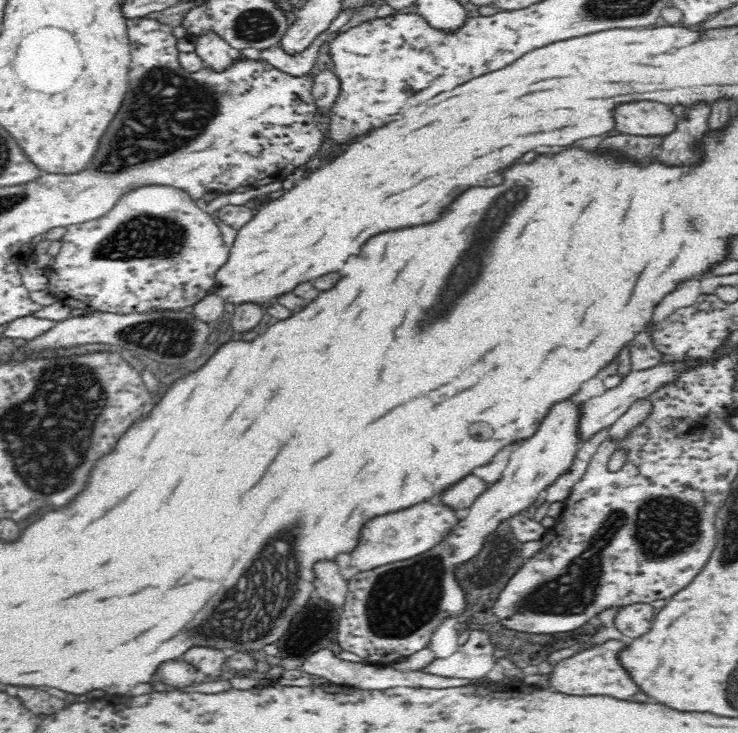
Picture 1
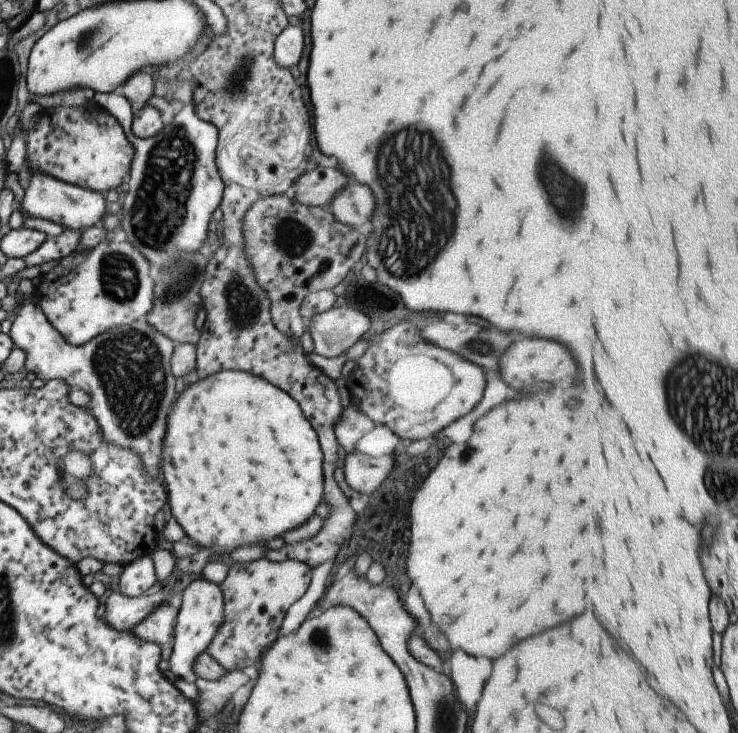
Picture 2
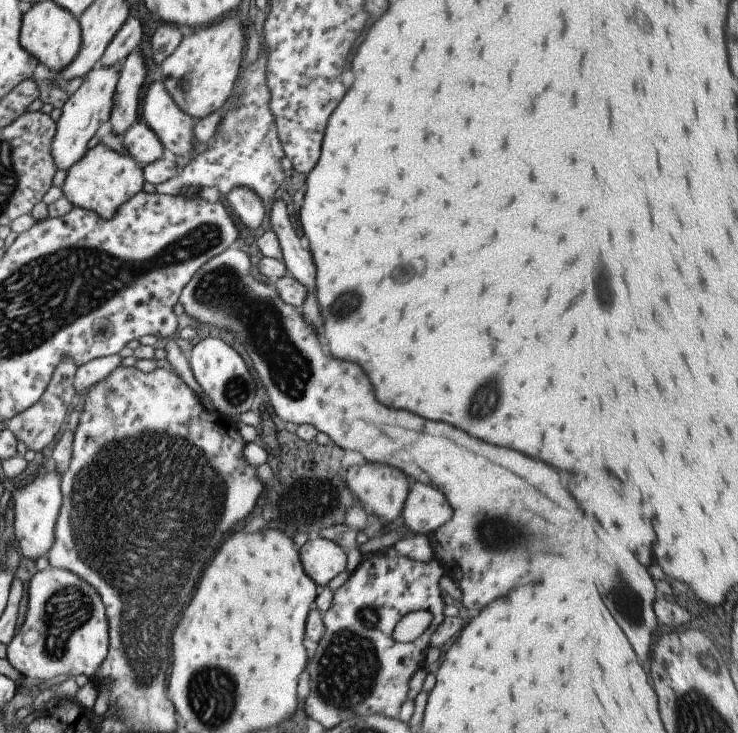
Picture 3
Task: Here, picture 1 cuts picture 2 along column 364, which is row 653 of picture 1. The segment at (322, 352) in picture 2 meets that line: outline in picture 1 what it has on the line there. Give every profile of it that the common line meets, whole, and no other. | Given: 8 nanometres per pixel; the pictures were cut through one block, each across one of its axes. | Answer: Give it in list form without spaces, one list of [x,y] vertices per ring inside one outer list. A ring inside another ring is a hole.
[[[318,650],[305,659],[302,664],[304,672],[314,674],[322,678],[328,678],[329,682],[334,684],[342,684],[342,686],[356,686],[356,688],[366,688],[366,690],[386,690],[386,688],[412,687],[412,688],[454,688],[454,686],[466,686],[470,684],[470,680],[466,678],[446,678],[444,676],[434,676],[434,674],[424,674],[424,672],[400,672],[393,665],[380,667],[378,665],[368,663],[352,663],[347,662],[340,657],[334,655],[332,651]]]

